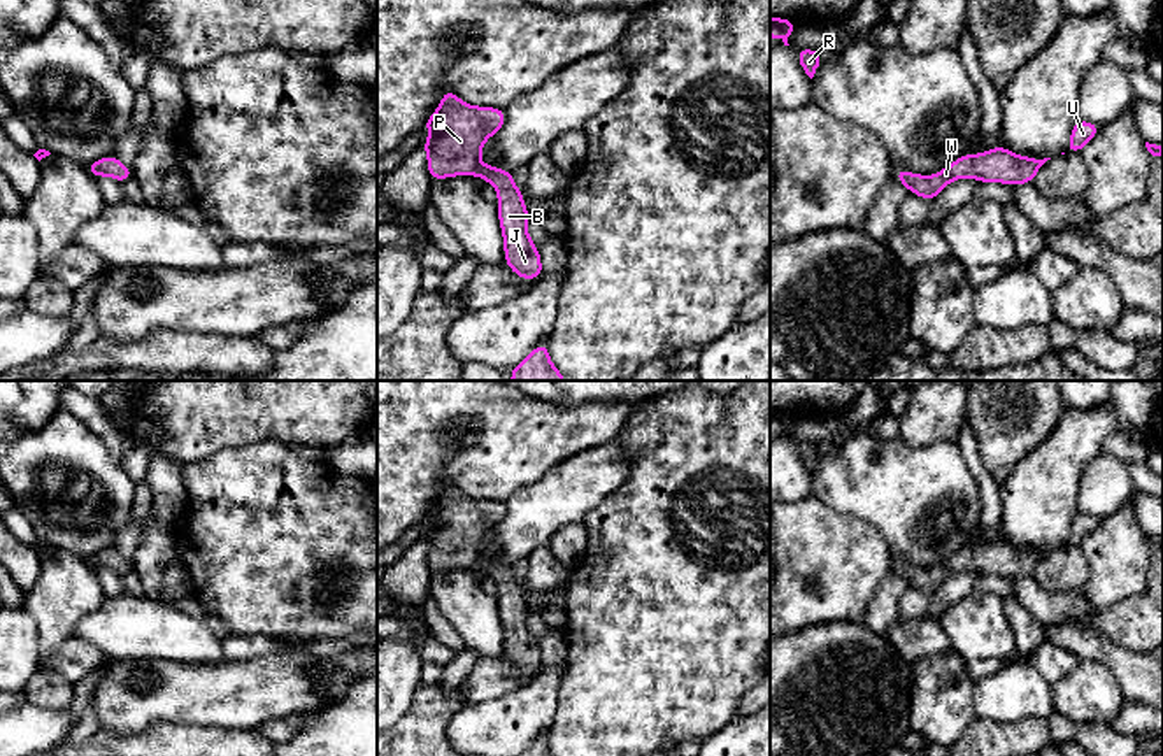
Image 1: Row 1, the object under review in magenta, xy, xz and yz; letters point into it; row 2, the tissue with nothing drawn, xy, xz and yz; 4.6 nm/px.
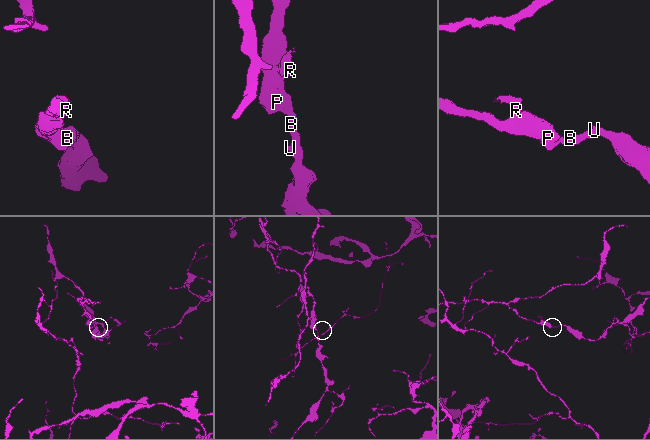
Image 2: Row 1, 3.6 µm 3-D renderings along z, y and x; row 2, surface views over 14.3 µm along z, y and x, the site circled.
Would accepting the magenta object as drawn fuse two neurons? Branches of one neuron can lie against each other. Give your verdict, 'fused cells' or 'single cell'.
single cell

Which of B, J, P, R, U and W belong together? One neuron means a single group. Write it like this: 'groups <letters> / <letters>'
groups B J P R U W

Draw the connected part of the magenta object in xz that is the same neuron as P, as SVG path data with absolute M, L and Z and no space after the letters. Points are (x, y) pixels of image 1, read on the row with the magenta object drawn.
M446 89L440 107L421 128L435 132L421 147L428 153L432 181L449 175L481 175L496 188L505 263L521 279L539 279L542 263L537 246L528 239L530 214L524 209L523 193L514 184L512 172L479 161L484 140L495 135L503 123L503 109L472 107Z

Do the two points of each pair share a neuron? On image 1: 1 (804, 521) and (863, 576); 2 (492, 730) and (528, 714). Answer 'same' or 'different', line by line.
1: same
2: same

